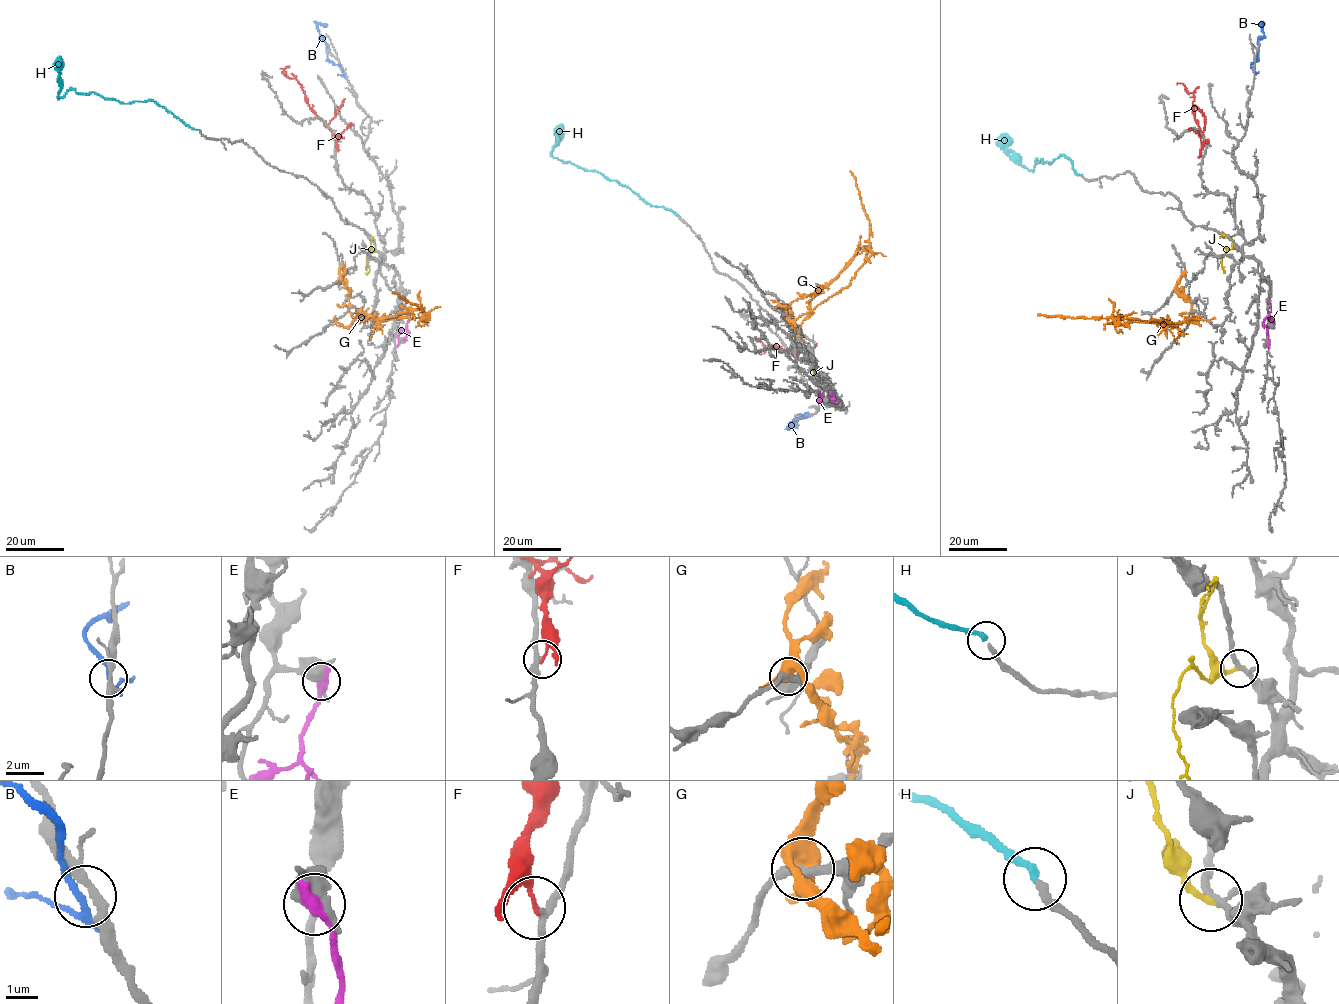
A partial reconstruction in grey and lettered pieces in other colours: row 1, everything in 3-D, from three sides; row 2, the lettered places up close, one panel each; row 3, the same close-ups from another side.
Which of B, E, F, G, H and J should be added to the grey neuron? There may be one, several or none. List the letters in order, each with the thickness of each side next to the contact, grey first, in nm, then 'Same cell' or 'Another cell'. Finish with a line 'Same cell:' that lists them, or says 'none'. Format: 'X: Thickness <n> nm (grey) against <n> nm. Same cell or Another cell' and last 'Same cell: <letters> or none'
B: Thickness 300 nm (grey) against 180 nm. Another cell
E: Thickness 440 nm (grey) against 500 nm. Another cell
F: Thickness 240 nm (grey) against 170 nm. Another cell
G: Thickness 240 nm (grey) against 440 nm. Another cell
H: Thickness 220 nm (grey) against 240 nm. Same cell
J: Thickness 240 nm (grey) against 200 nm. Another cell
Same cell: H

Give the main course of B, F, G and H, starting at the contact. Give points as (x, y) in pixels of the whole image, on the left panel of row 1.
B: (345, 75), (340, 66), (327, 59), (327, 44), (317, 26), (327, 25)
F: (336, 150), (336, 138), (310, 108), (302, 86), (285, 74), (285, 69), (290, 67)
G: (340, 280), (349, 290), (349, 311), (354, 317), (423, 320), (420, 309), (355, 319), (344, 326), (335, 316)
H: (200, 130), (185, 124), (152, 100), (119, 102), (93, 91), (78, 94), (72, 88), (58, 97), (58, 56)

